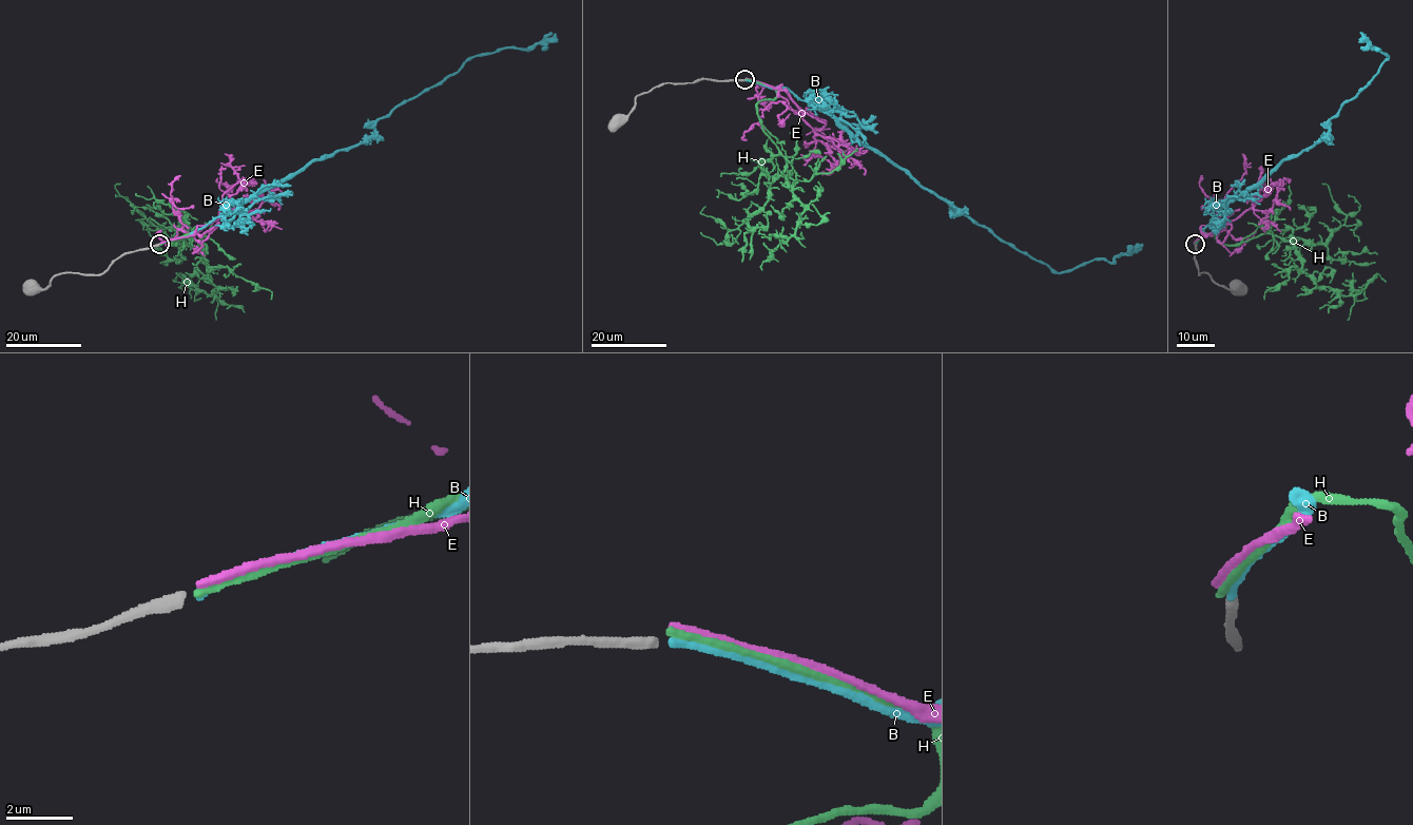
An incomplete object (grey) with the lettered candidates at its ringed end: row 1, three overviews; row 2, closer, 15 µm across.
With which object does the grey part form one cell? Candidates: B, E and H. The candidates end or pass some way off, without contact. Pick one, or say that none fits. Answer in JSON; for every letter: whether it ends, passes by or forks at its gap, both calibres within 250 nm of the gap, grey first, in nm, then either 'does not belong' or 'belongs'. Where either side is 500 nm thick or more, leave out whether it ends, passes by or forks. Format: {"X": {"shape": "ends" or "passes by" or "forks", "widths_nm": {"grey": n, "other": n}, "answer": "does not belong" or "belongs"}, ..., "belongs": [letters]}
{"B": {"shape": "ends", "widths_nm": {"grey": 360, "other": 260}, "answer": "belongs"}, "E": {"shape": "ends", "widths_nm": {"grey": 360, "other": 240}, "answer": "does not belong"}, "H": {"shape": "ends", "widths_nm": {"grey": 360, "other": 240}, "answer": "does not belong"}, "belongs": ["B"]}

